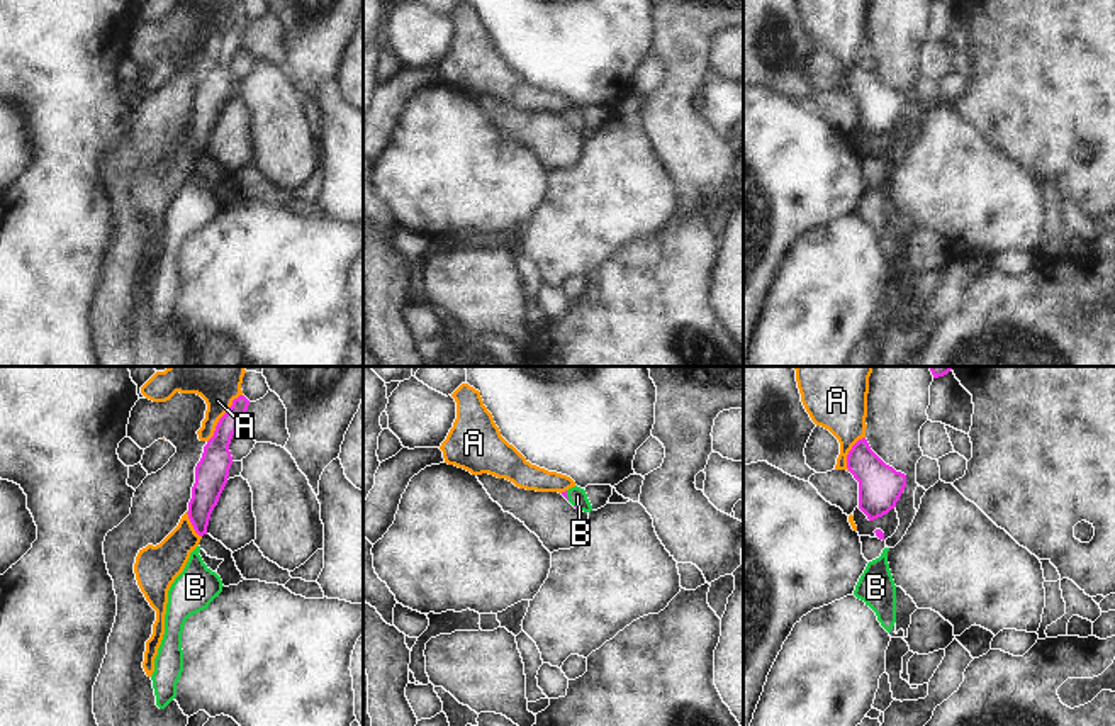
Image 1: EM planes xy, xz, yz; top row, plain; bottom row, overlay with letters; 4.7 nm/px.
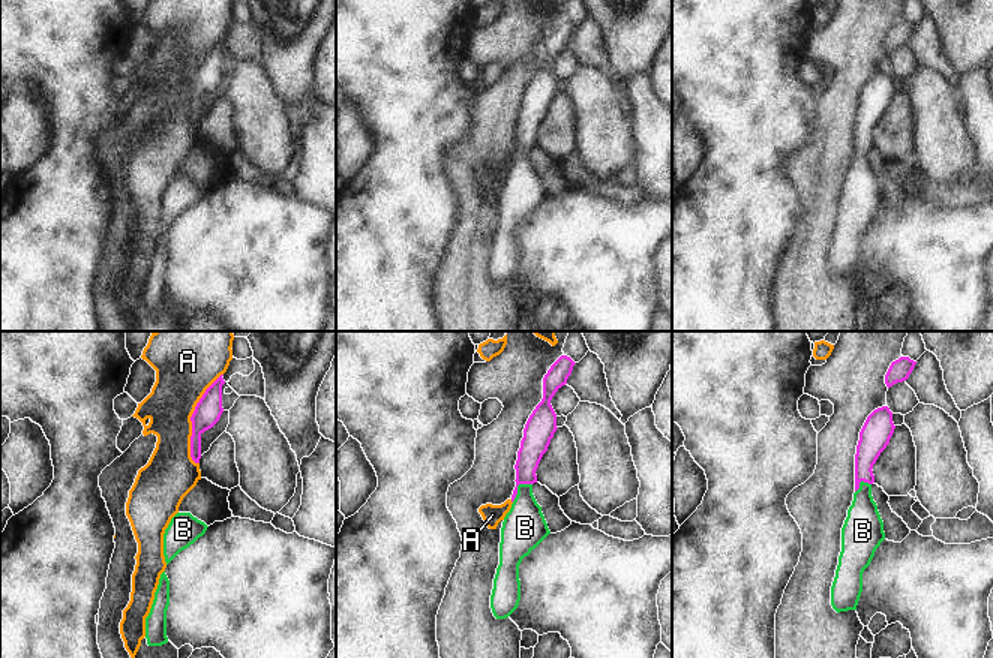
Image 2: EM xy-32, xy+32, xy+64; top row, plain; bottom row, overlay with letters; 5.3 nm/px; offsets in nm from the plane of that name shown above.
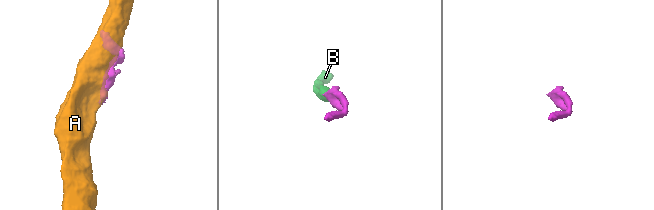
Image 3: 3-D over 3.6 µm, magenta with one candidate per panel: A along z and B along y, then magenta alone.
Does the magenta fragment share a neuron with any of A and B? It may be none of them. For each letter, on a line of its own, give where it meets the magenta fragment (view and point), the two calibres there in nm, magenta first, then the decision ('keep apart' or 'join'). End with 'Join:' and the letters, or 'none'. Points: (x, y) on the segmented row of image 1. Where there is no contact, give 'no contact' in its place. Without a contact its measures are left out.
A: xy (221, 418) | 150/300 nm | keep apart
B: xz (565, 496) | 20/90 nm | join
Join: B

